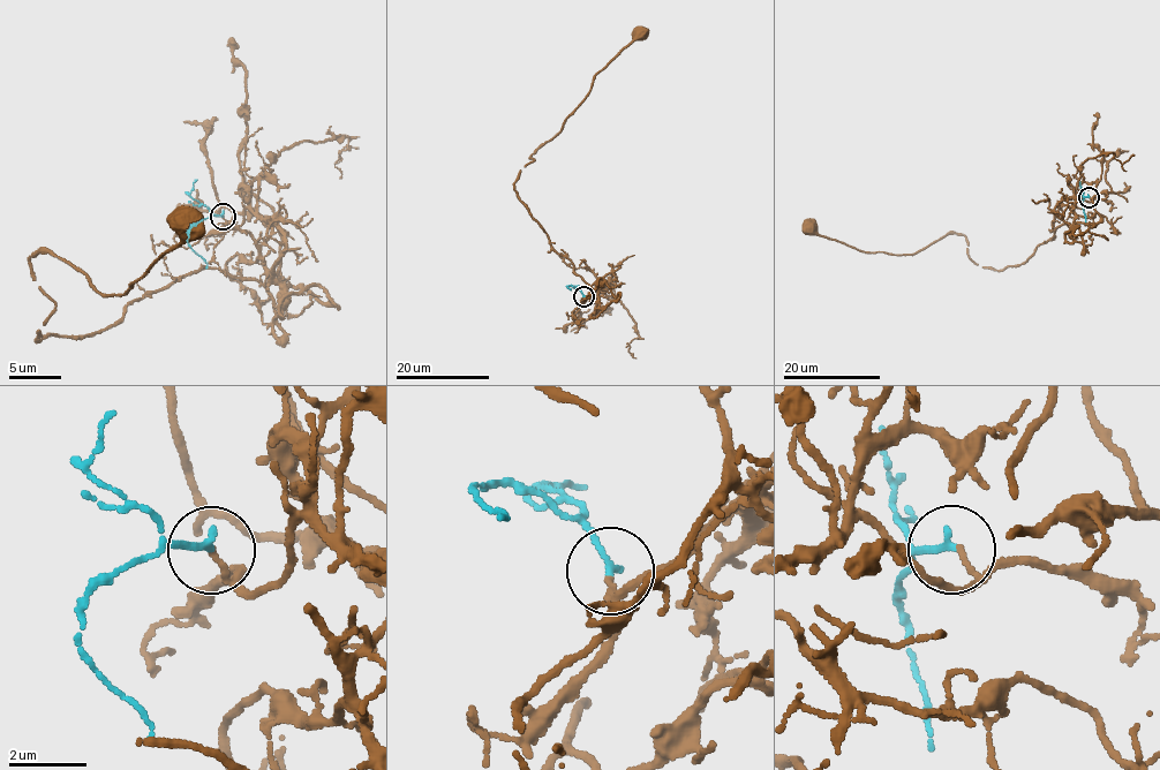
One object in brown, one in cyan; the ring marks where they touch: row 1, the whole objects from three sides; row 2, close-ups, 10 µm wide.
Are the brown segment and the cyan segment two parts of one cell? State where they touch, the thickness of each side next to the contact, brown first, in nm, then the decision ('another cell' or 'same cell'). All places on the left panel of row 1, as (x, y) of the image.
place (223, 217); calibres 130 and 180 nm; another cell

